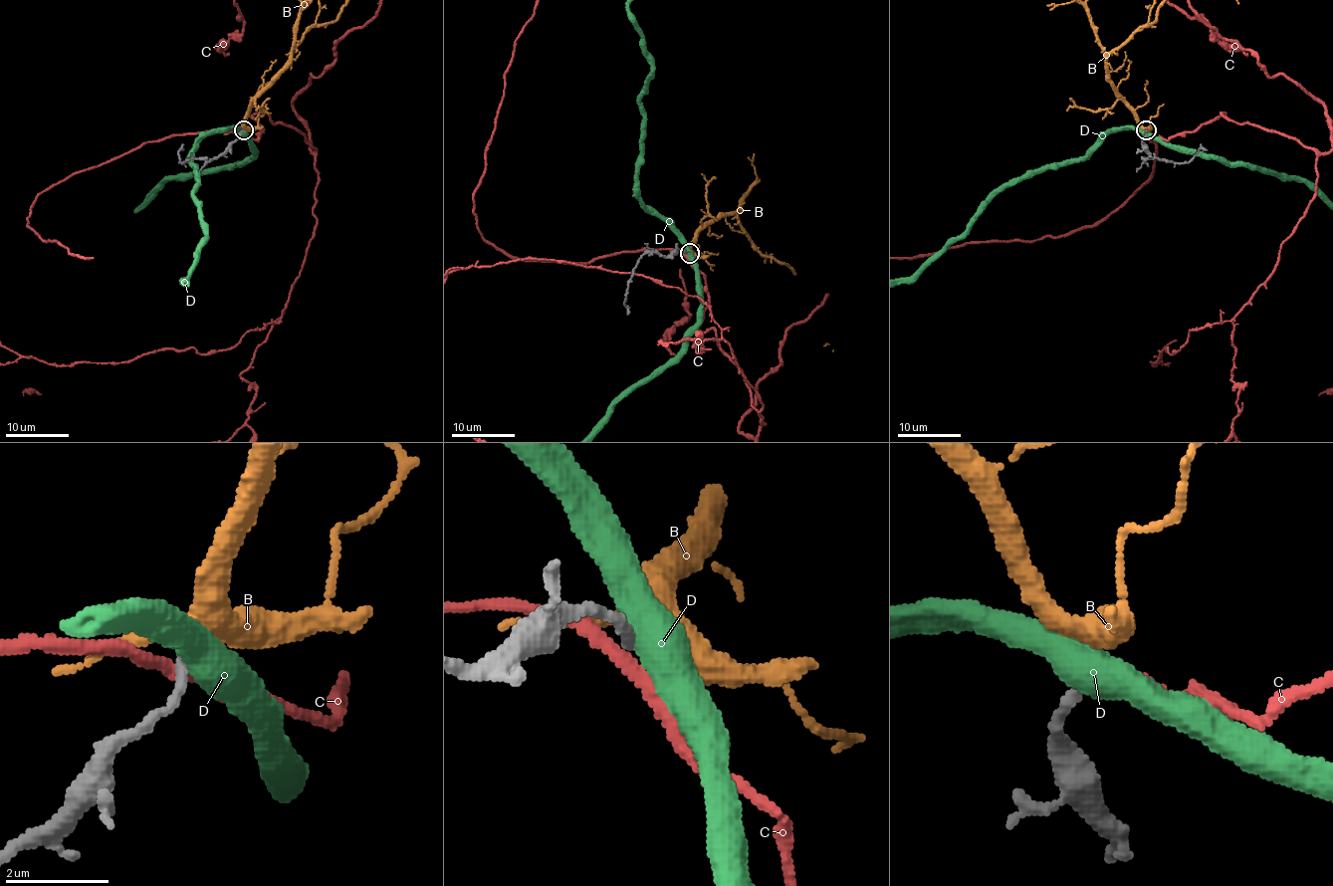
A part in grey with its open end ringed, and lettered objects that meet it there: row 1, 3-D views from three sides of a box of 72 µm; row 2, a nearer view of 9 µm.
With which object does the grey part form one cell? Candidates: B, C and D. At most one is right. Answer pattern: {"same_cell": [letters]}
{"same_cell": []}

